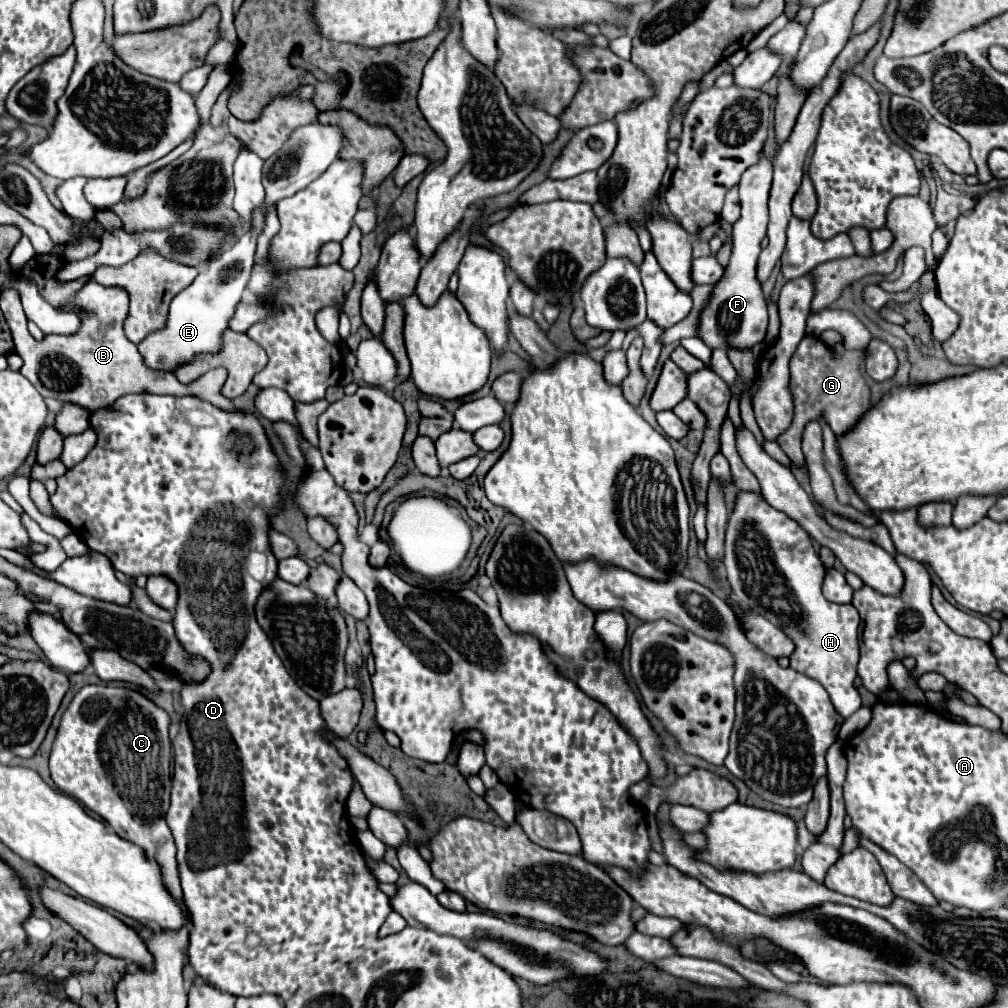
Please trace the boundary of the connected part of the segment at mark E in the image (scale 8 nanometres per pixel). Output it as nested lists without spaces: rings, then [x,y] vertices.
[[[257,232],[241,234],[237,244],[225,250],[219,258],[201,268],[191,286],[181,290],[169,306],[165,328],[151,332],[139,342],[139,352],[145,366],[155,372],[175,372],[177,368],[191,364],[199,354],[221,352],[223,332],[229,328],[229,320],[235,314],[235,306],[241,302],[243,290],[249,284],[253,270],[253,254],[257,246]]]

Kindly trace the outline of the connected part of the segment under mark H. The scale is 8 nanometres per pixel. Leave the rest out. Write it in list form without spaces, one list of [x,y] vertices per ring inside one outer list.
[[[741,492],[737,496],[735,510],[729,516],[723,564],[737,600],[767,618],[777,628],[781,628],[795,642],[795,652],[791,654],[791,668],[817,680],[829,692],[829,698],[841,716],[851,716],[853,712],[857,712],[861,708],[861,696],[855,690],[853,680],[857,676],[859,662],[859,614],[853,604],[833,604],[823,598],[821,584],[825,568],[817,552],[813,550],[809,534],[795,520],[771,508],[761,494],[757,496],[751,492]]]

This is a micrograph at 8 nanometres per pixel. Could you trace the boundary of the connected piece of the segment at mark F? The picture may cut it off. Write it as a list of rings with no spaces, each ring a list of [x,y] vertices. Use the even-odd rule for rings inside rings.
[[[761,158],[759,164],[751,166],[739,184],[741,196],[741,220],[733,224],[733,244],[729,264],[725,268],[723,278],[715,284],[713,296],[701,312],[701,324],[697,324],[701,332],[701,340],[713,348],[753,348],[765,338],[767,332],[767,302],[761,290],[761,284],[755,278],[755,264],[761,252],[761,240],[765,238],[767,224],[769,224],[769,190],[771,190],[771,176],[773,166],[767,158]]]

